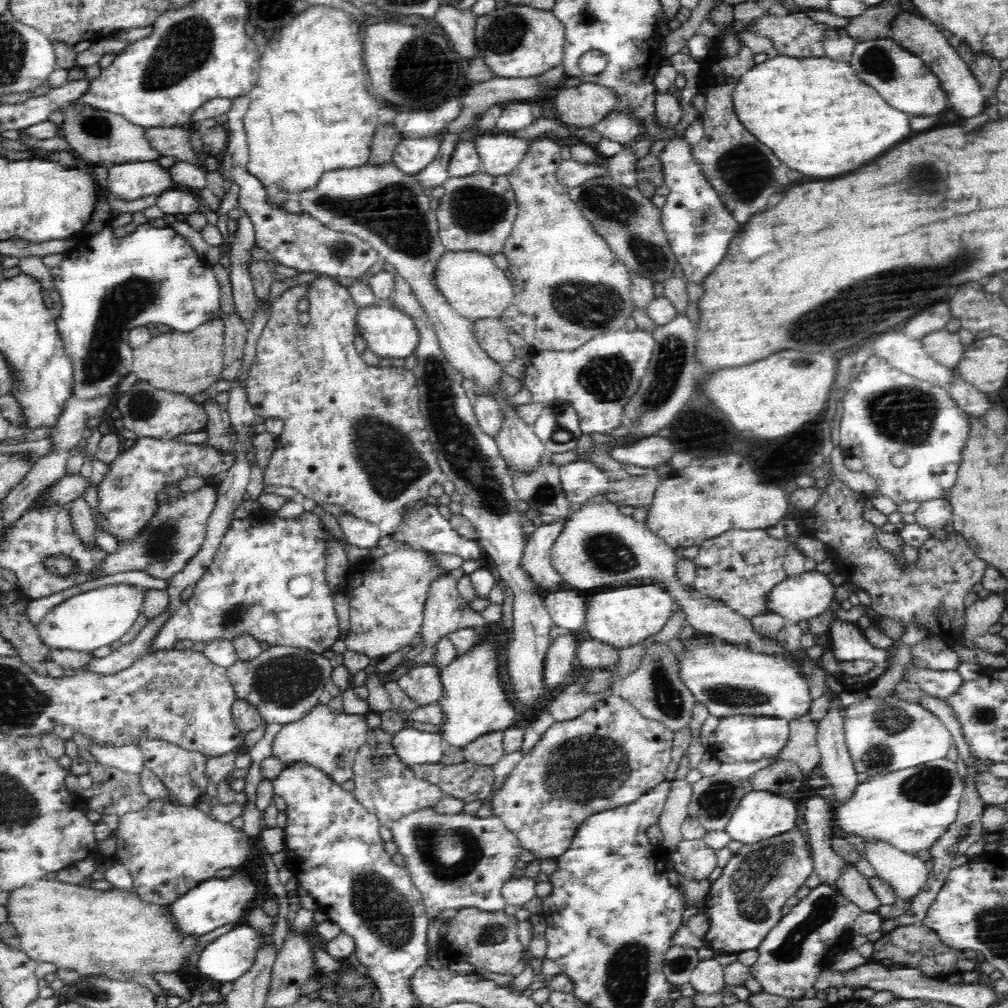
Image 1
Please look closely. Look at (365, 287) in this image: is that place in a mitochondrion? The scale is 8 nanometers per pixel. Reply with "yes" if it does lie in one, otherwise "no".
no

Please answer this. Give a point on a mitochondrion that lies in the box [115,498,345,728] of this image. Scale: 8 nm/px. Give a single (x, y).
(284, 681)

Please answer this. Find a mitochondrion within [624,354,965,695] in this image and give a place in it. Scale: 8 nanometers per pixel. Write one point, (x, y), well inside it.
(905, 415)

